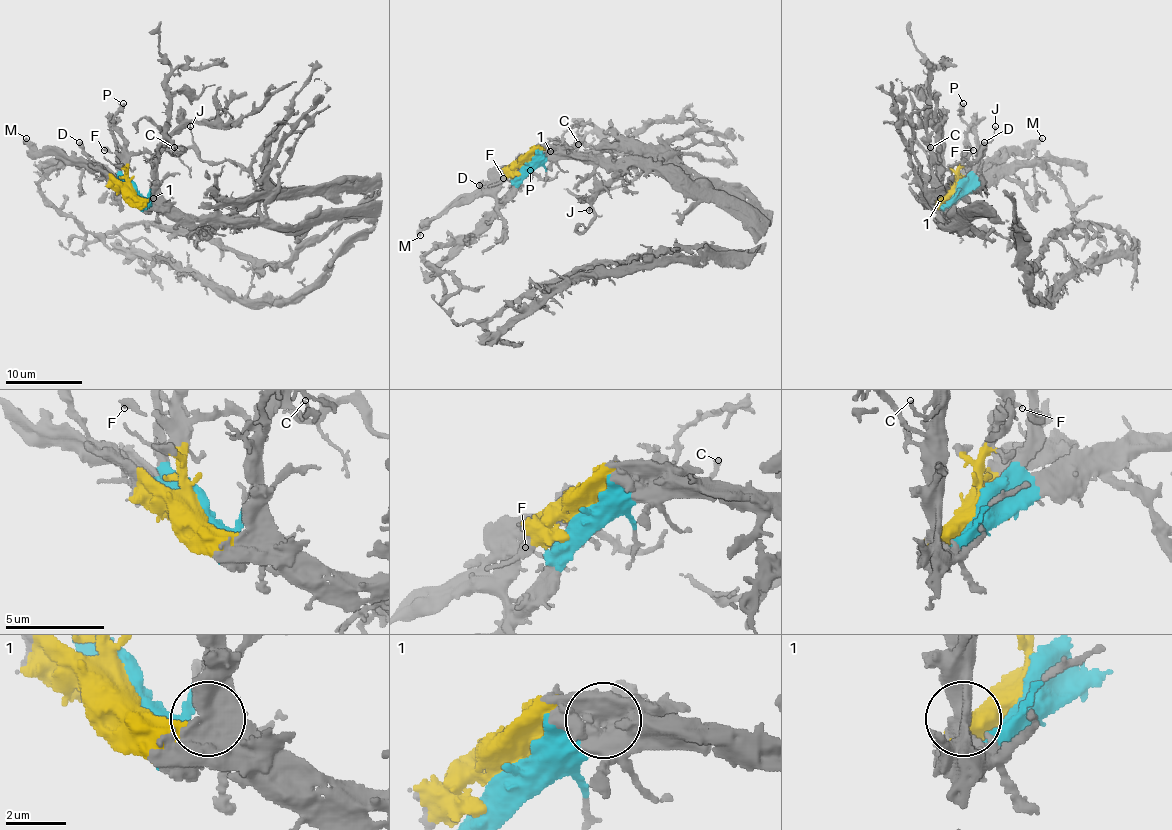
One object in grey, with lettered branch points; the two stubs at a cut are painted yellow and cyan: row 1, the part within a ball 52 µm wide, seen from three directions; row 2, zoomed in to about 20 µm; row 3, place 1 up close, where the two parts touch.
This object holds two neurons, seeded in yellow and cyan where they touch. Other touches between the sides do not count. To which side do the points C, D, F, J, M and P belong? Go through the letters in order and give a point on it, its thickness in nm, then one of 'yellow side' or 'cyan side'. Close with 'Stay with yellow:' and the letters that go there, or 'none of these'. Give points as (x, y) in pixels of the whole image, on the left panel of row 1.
C: at (174, 147); 160 nm thick; cyan side
D: at (79, 142); 480 nm thick; yellow side
F: at (104, 150); 320 nm thick; yellow side
J: at (190, 126); 150 nm thick; cyan side
M: at (26, 138); 320 nm thick; yellow side
P: at (123, 103); 460 nm thick; yellow side
Stay with yellow: D, F, M, P

